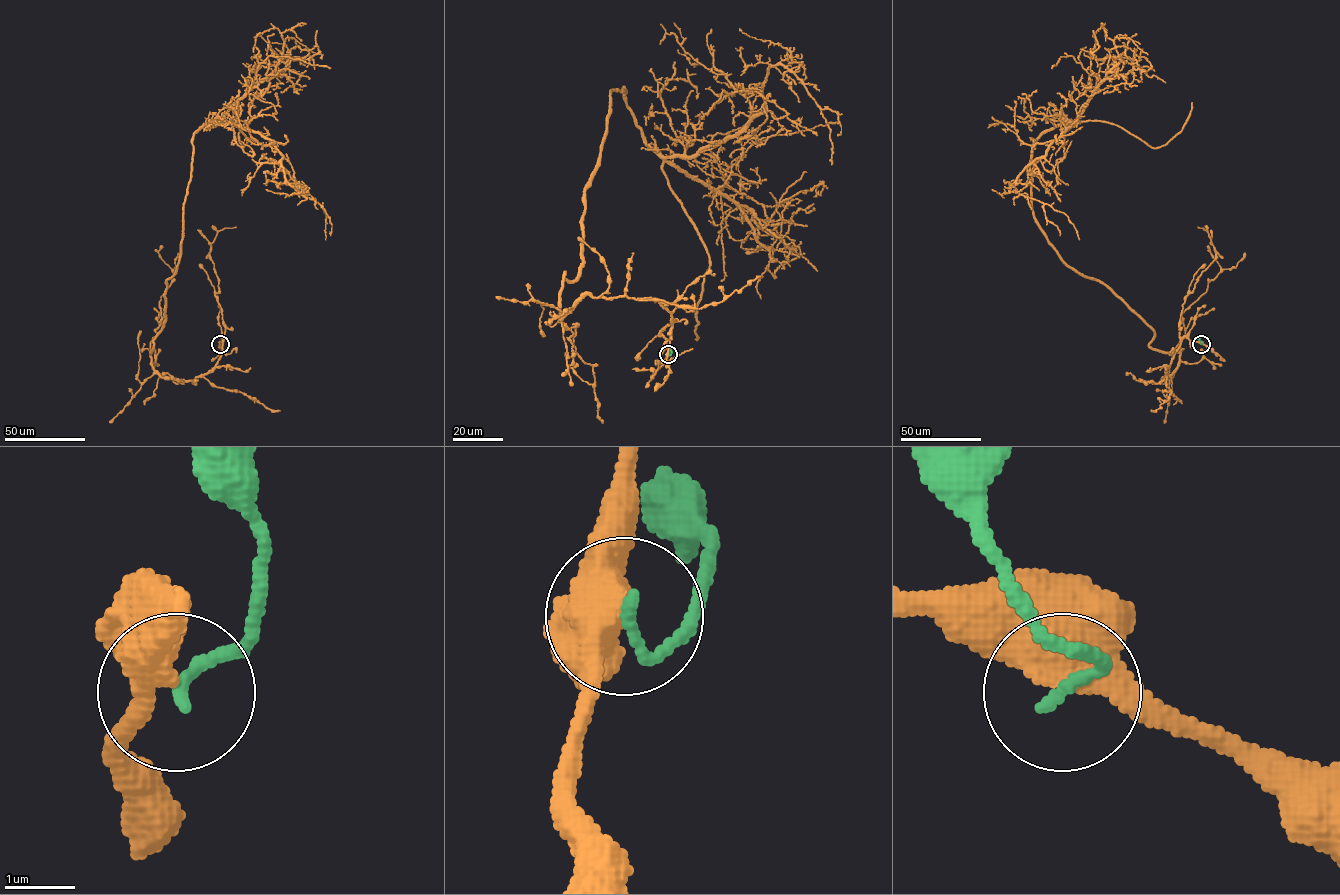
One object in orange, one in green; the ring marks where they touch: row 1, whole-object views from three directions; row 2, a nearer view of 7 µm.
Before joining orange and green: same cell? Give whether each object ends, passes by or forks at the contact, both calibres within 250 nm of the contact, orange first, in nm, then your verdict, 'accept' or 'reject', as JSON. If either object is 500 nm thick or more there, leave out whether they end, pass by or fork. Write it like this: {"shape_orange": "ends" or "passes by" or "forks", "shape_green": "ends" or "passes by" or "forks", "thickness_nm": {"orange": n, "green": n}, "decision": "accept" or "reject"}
{"thickness_nm": {"orange": 550, "green": 170}, "decision": "reject"}

